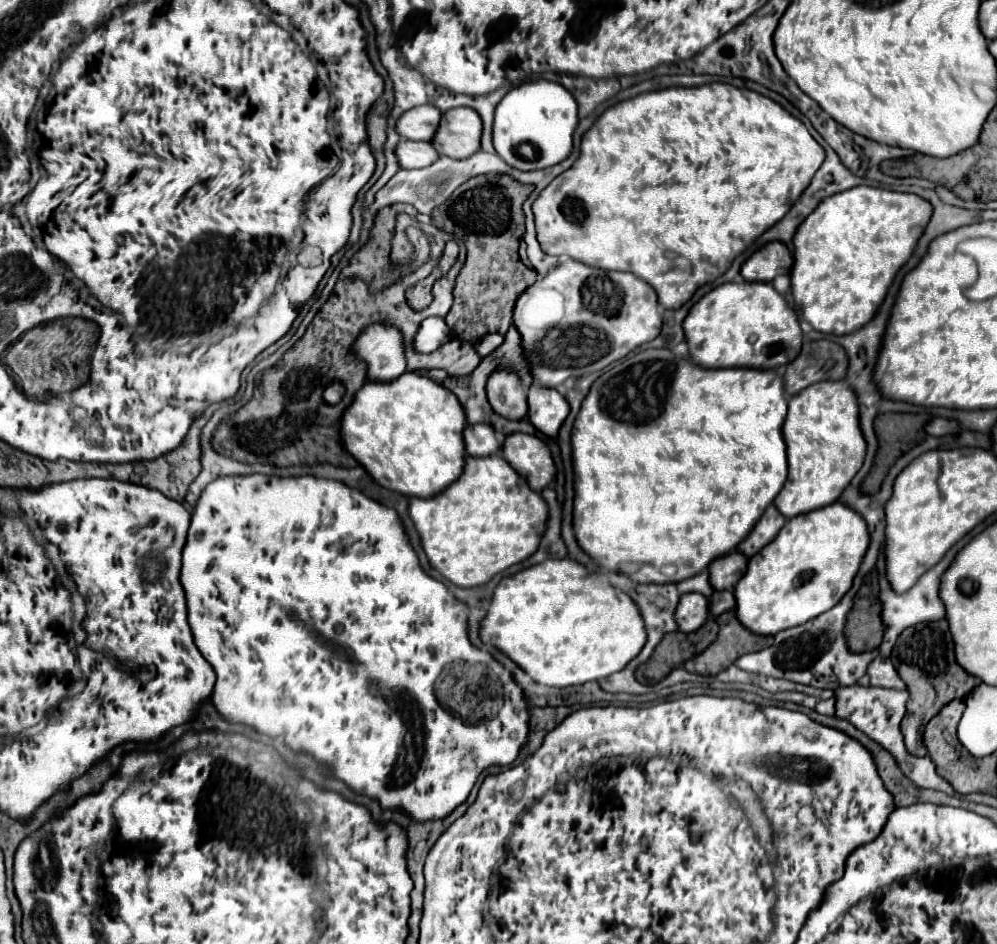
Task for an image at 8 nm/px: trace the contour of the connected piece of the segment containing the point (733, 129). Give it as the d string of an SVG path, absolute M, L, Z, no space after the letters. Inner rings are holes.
M711 82L697 88L665 88L657 92L645 92L635 98L629 98L625 102L619 102L617 106L607 108L599 120L585 132L581 142L581 156L577 164L573 164L567 172L557 176L549 188L545 188L539 198L533 204L535 212L535 228L537 228L537 242L541 244L545 254L551 256L569 256L573 260L579 260L587 266L595 266L601 270L621 270L621 272L633 272L647 284L651 284L659 296L659 304L671 310L681 308L695 290L707 282L713 282L715 278L723 276L733 260L763 232L767 232L771 226L775 226L797 202L797 198L803 194L815 172L825 160L823 146L809 134L805 124L797 118L793 118L783 106L773 102L771 98L757 94L753 90L741 90L731 84ZM675 262L679 262L679 272L671 272Z

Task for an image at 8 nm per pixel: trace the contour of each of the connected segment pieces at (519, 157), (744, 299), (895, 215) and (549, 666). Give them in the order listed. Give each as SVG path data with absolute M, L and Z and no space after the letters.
M549 80L525 82L509 90L497 106L493 144L509 166L519 170L541 170L559 164L571 154L577 124L577 102L567 88Z
M727 282L703 296L683 322L691 360L703 368L779 368L793 362L803 346L797 312L771 284Z
M855 186L821 202L793 238L795 264L791 270L791 284L795 306L803 306L801 320L809 322L819 332L839 336L863 328L865 322L877 314L901 266L913 256L931 214L933 206L917 194L903 194L873 186Z
M571 558L545 560L515 576L503 578L495 588L493 606L481 622L481 640L485 644L493 644L493 628L495 648L505 652L535 682L555 688L577 686L591 680L607 678L623 670L643 650L647 642L645 620L633 598L613 588L611 582L599 572L591 572Z

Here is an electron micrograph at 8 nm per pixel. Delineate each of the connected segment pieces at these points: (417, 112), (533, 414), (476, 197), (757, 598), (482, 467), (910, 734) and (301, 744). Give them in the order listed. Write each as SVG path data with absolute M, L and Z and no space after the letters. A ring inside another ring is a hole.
M431 104L417 106L397 122L397 132L405 140L433 140L443 112Z
M529 388L529 420L545 436L555 438L569 414L569 404L563 394L553 388Z
M507 174L475 176L473 180L459 186L459 190L431 214L433 224L439 230L453 234L467 246L467 260L459 272L453 292L455 302L449 314L445 316L453 334L465 342L477 342L491 332L507 334L517 298L525 288L529 288L535 282L537 274L523 266L517 254L519 236L523 236L525 232L523 202L531 192L533 186L525 186ZM473 216L477 218L475 224ZM507 228L509 244L501 242L501 236L505 236Z
M843 502L789 518L777 538L749 560L749 568L735 588L737 618L751 632L765 636L817 618L851 588L867 548L867 522Z
M467 456L465 462L465 470L461 478L453 482L453 486L433 498L411 498L409 504L409 514L417 526L431 566L461 588L481 586L509 566L527 560L539 548L549 516L549 508L543 496L533 492L527 480L519 476L503 456Z
M947 620L939 622L923 622L917 626L907 628L891 654L891 660L909 688L909 704L907 704L907 716L901 722L901 732L905 736L905 746L913 756L925 756L927 748L923 746L923 726L953 698L965 698L981 680L977 676L967 674L959 662L955 660L953 650L953 638L949 632Z
M247 474L247 476L223 476L223 478L213 480L213 482L201 492L199 500L195 502L195 510L193 510L193 514L191 514L191 526L189 526L189 534L187 534L187 544L183 546L181 584L183 584L185 596L187 596L189 626L191 626L191 632L193 632L193 640L195 640L197 648L201 650L203 658L213 666L213 670L215 670L215 674L217 674L217 680L215 680L215 686L213 686L213 692L211 692L211 704L215 706L215 710L217 710L227 722L231 722L231 724L245 724L245 726L251 726L251 728L255 728L259 734L265 734L265 736L269 736L269 738L283 736L283 742L285 742L293 752L301 752L301 754L313 756L319 764L323 764L325 770L329 770L329 776L341 780L343 784L347 784L347 786L349 786L353 792L357 792L357 794L365 794L365 796L369 796L369 798L375 798L375 800L381 804L383 810L403 812L403 814L407 814L413 822L443 820L443 818L447 818L459 804L463 804L463 802L469 798L469 792L473 790L473 786L475 786L475 782L477 782L477 778L479 778L479 774L481 774L483 770L487 770L487 768L491 768L491 766L505 766L505 764L511 764L511 762L519 756L523 744L527 742L527 734L529 734L529 724L527 724L527 722L529 722L529 702L527 702L523 690L517 686L513 674L511 674L509 670L505 670L503 664L499 664L489 652L471 646L471 642L469 642L469 638L467 638L467 622L469 622L469 608L467 608L467 604L461 602L461 600L457 600L457 598L447 590L445 584L441 584L439 580L431 578L431 576L421 568L419 558L417 558L415 550L413 550L411 544L409 544L409 538L407 538L407 534L405 534L405 526L403 526L399 514L397 514L393 508L371 500L369 496L365 496L365 494L363 494L361 490L357 490L357 488L351 488L351 486L347 486L347 484L343 484L343 482L337 482L337 480L325 480L325 478L315 478L315 476L285 476L285 478L279 478L279 476L265 476L265 474ZM355 646L369 646L369 648L367 648L367 654L369 654L369 656L367 656L367 658L361 658L361 656L359 656L359 660L353 660L353 662L351 662L351 654L349 654L347 660L343 660L343 650L353 650ZM467 658L469 658L469 660L471 660L471 658L477 658L477 663L491 666L491 678L497 678L497 676L493 676L493 670L501 670L500 680L495 680L495 682L497 682L497 694L501 696L499 688L503 686L503 697L505 700L503 708L501 708L501 706L495 706L497 712L501 712L501 714L499 714L499 720L481 722L481 724L473 724L473 726L471 726L471 724L465 724L465 722L453 718L449 712L445 712L445 710L441 708L434 692L434 684L435 680L437 680L437 676L441 674L441 670L443 670L449 662L463 662L463 660L467 660ZM355 666L365 666L365 668L369 666L369 668L373 668L375 674L373 674L369 680L353 678L351 672L353 672Z

